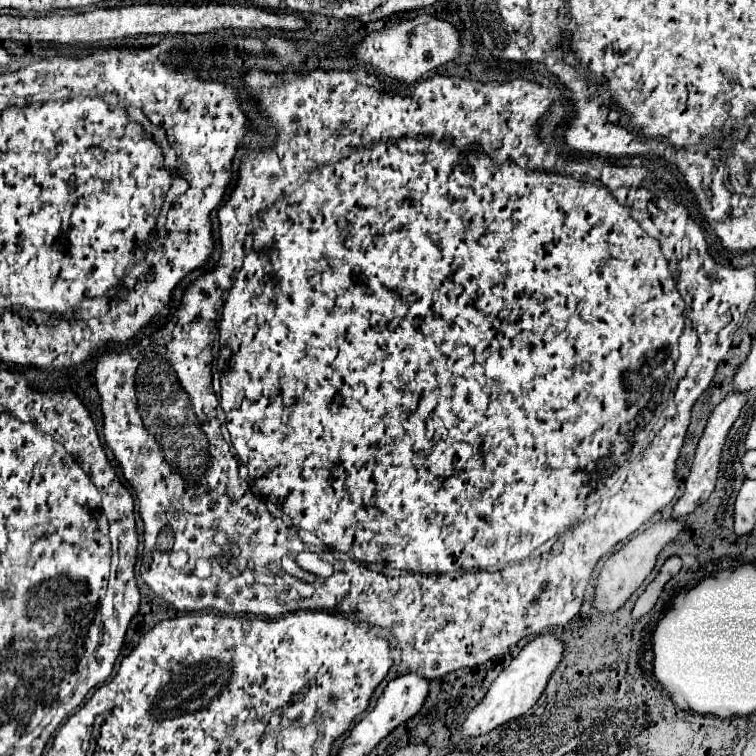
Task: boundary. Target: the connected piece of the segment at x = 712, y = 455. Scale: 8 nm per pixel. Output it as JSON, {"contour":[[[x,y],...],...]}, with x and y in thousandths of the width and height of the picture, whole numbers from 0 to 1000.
{"contour":[[[972,519],[972,521],[964,521],[940,548],[938,553],[938,561],[933,566],[933,574],[930,579],[925,582],[925,590],[922,590],[922,601],[919,601],[919,608],[917,608],[917,619],[914,619],[914,627],[909,632],[909,643],[906,643],[906,653],[898,659],[898,664],[893,667],[888,683],[890,685],[909,685],[927,664],[933,664],[940,651],[946,648],[946,640],[948,640],[948,627],[951,627],[951,611],[954,611],[954,595],[959,590],[959,582],[962,582],[962,574],[970,563],[970,558],[975,556],[980,540],[985,537],[988,532],[988,519]]]}

